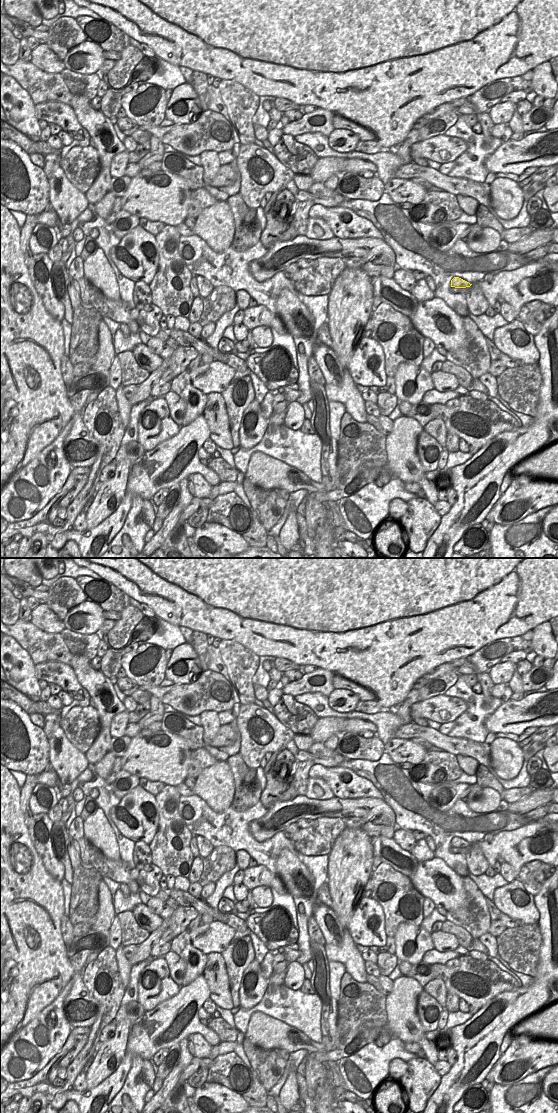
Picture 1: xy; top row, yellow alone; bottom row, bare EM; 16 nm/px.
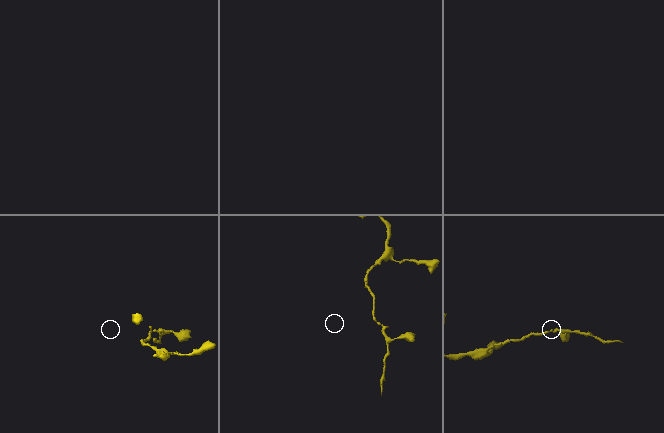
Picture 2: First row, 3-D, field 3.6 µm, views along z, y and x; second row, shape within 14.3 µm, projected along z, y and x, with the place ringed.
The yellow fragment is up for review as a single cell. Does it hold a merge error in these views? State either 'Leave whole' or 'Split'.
Leave whole

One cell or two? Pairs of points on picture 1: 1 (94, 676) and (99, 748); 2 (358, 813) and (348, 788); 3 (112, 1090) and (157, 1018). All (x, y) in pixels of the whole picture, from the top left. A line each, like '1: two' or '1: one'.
1: one
2: two
3: one

